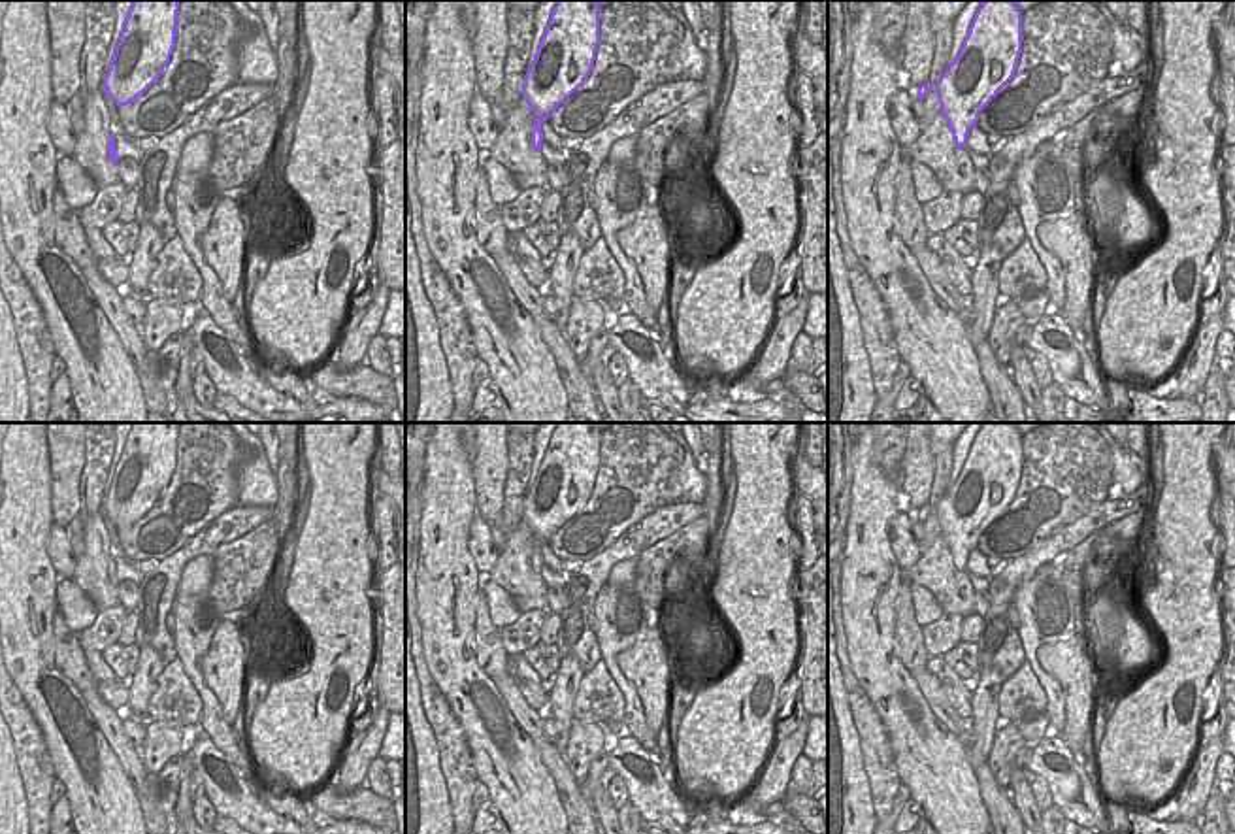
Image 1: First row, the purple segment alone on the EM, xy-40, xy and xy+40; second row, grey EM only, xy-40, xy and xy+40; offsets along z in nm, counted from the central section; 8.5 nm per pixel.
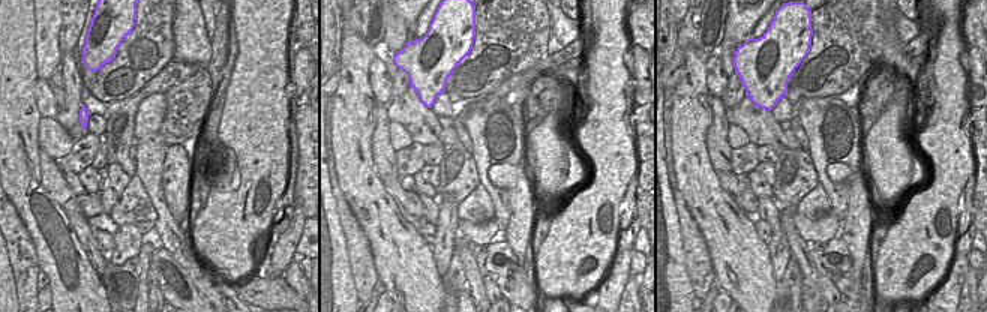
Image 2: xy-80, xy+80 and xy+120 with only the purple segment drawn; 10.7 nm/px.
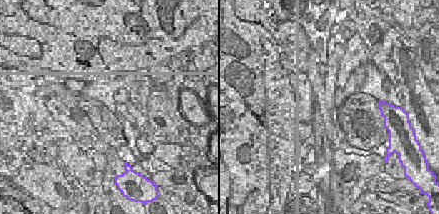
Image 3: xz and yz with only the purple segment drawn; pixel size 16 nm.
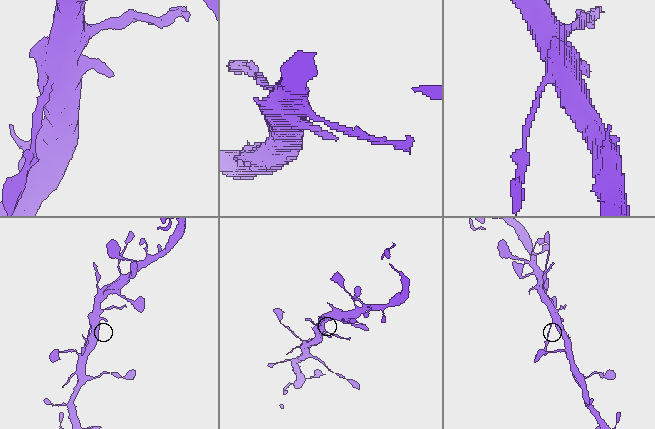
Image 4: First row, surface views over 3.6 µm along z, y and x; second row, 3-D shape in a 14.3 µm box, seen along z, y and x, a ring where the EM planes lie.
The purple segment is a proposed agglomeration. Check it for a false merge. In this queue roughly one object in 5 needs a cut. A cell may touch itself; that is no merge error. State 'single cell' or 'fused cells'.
single cell

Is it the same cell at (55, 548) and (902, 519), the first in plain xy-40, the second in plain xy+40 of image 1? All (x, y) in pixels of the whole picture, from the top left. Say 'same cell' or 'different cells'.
same cell

